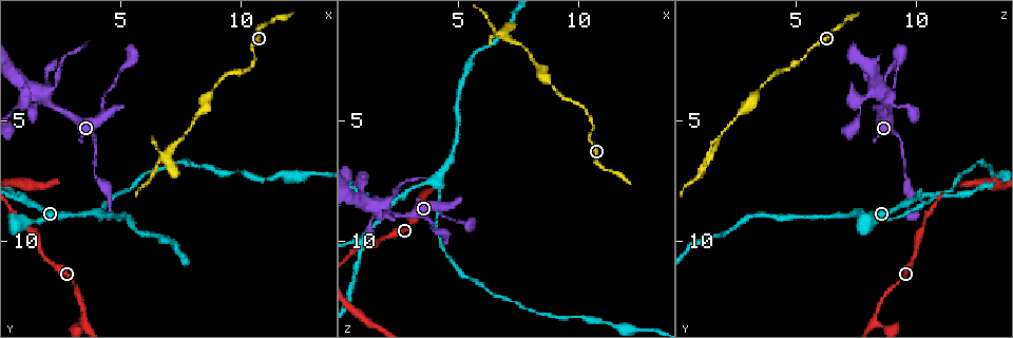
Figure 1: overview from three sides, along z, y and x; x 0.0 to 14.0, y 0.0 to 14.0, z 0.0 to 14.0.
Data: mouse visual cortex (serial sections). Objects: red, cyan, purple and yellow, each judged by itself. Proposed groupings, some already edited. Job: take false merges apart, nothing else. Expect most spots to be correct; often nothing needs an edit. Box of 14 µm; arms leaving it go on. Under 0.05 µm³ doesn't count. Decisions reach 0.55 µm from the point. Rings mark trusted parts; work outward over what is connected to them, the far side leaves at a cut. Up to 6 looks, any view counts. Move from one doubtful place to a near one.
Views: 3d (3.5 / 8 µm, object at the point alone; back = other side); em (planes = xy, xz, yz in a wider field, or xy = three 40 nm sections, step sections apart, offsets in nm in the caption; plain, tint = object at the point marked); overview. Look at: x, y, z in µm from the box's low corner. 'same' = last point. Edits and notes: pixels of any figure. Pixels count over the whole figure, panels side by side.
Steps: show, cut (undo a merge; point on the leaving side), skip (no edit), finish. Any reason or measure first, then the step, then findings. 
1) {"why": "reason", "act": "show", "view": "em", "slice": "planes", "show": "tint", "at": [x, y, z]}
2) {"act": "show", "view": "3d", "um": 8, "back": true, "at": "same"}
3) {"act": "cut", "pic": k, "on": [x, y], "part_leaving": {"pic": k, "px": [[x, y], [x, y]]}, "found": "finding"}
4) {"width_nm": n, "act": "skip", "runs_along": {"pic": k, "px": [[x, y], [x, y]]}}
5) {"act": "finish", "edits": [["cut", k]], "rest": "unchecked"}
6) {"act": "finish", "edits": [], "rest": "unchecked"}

{"why": "three arms meet", "act": "show", "view": "3d", "um": 3.5, "at": [3.5, 13.4, 8.3]}

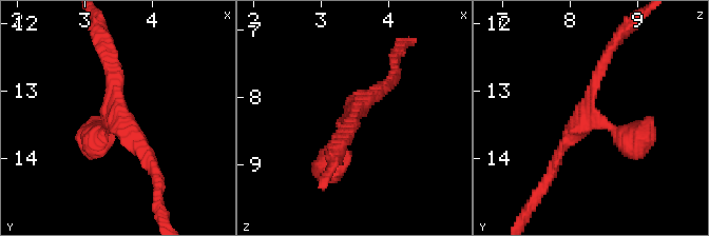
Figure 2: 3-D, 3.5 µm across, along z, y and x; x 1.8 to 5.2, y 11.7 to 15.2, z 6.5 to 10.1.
{"arms": 3, "arm_widths_nm": [200, 200, 350], "why": "shape alone is not enough", "act": "show", "view": "em", "slice": "xy", "step": 3, "show": "tint", "at": [3.50, 13.40, 8.25]}

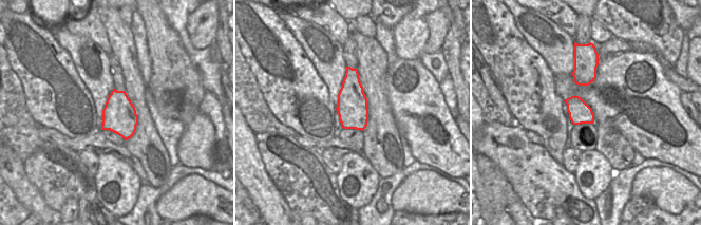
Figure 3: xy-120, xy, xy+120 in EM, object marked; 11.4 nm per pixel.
{"act": "skip", "runs_along": {"pic": 2, "px": [[609, 54], [585, 115], [642, 132]]}, "found": "all the same cell"}

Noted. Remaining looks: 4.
{"why": "three arms meet", "act": "show", "view": "3d", "um": 8, "at": [4.0, 8.8, 7.4]}

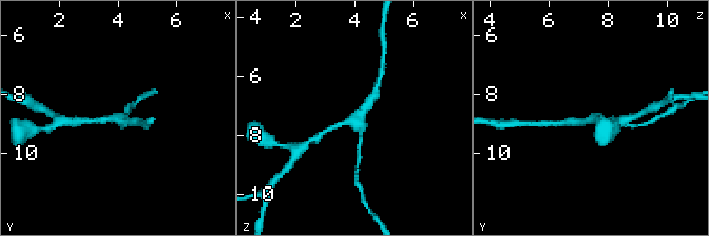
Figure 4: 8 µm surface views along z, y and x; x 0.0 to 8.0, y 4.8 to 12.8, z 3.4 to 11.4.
{"why": "closer look", "act": "show", "view": "3d", "um": 3.5, "back": true, "at": [4.1, 8.8, 7.6]}

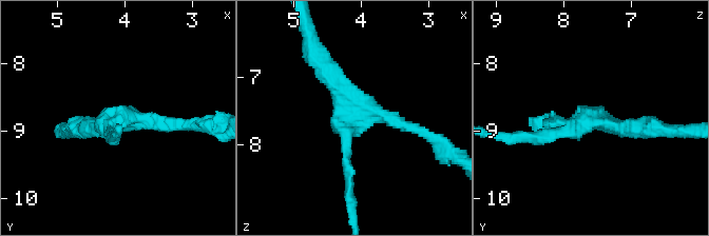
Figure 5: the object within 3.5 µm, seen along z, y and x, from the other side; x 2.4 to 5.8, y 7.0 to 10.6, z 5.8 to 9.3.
{"arms": 3, "arm_widths_nm": [150, 200, 300], "act": "show", "view": "em", "slice": "xy", "step": 5, "show": "tint", "at": [4.00, 8.80, 7.50]}

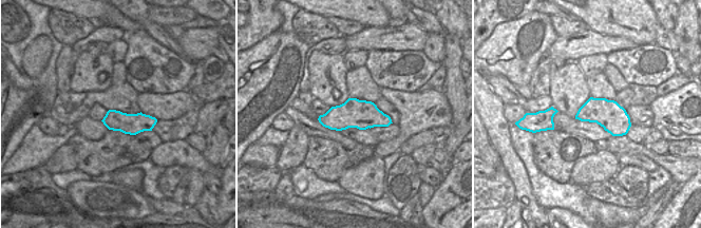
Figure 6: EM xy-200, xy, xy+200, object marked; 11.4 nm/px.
{"width_nm": 340, "act": "skip", "runs_along": {"pic": 5, "px": [[425, 133], [357, 111], [347, 168]]}, "found": "one cell here"}

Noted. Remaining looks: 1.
{"act": "finish", "edits": [], "rest": "unchecked"}

